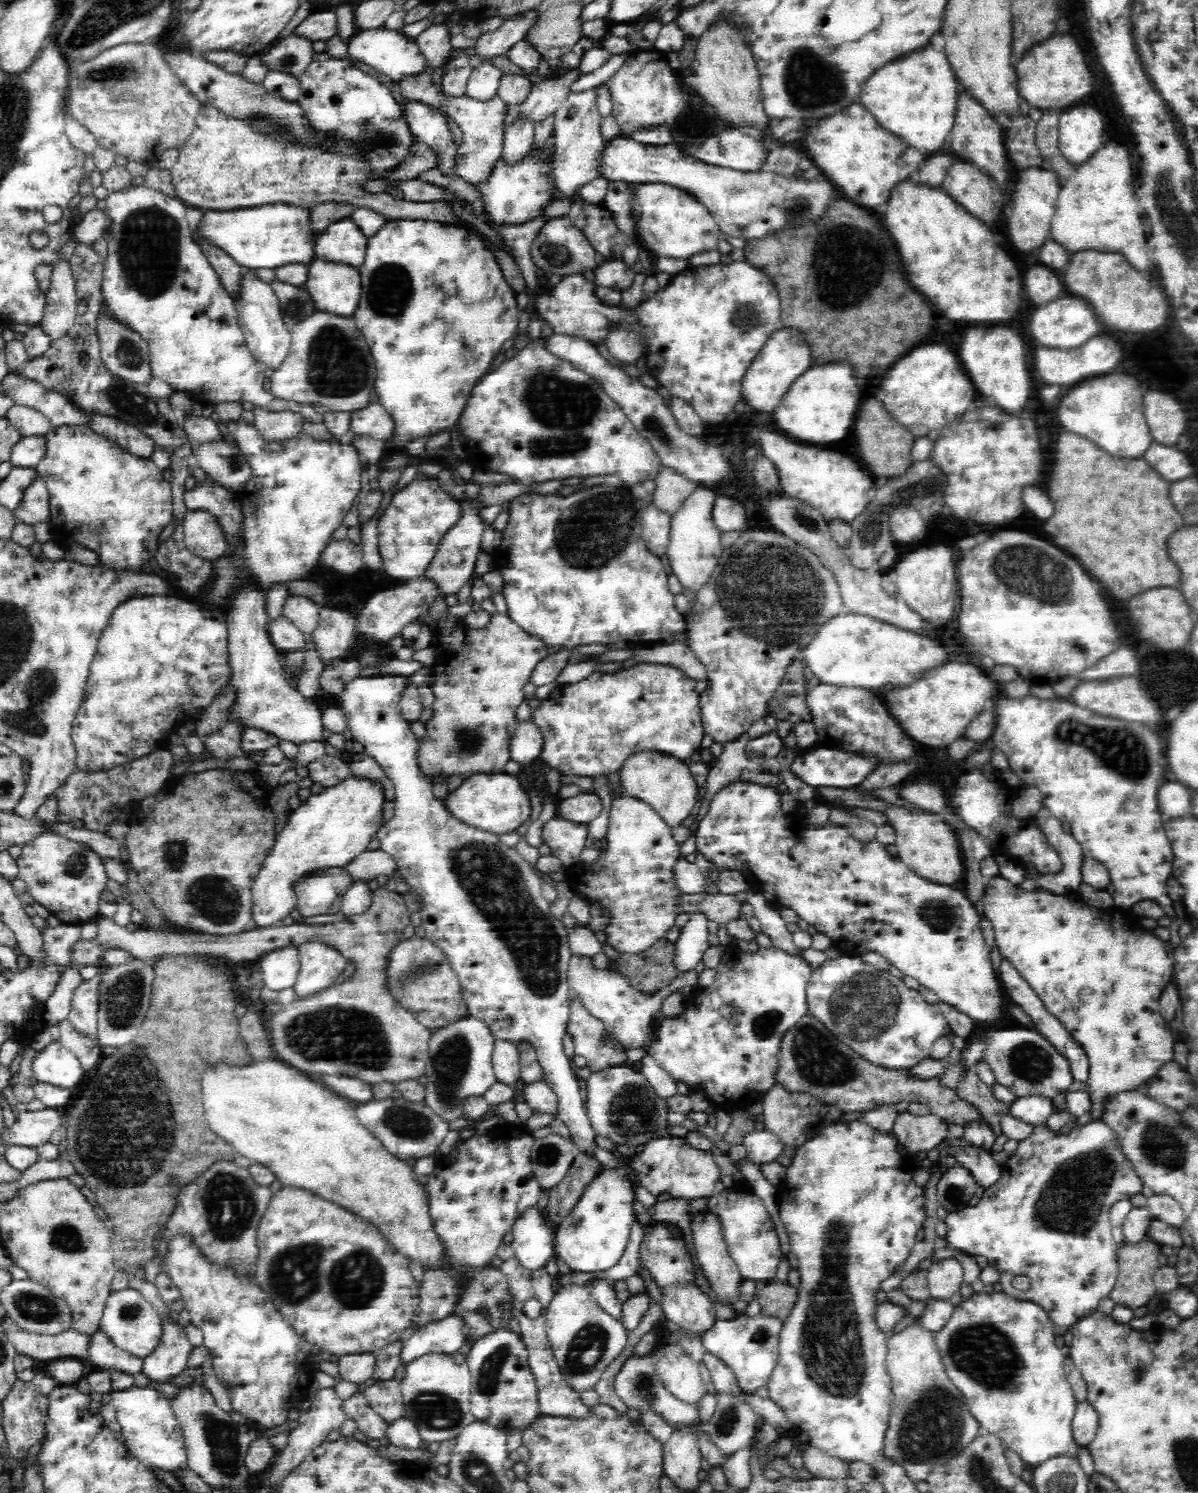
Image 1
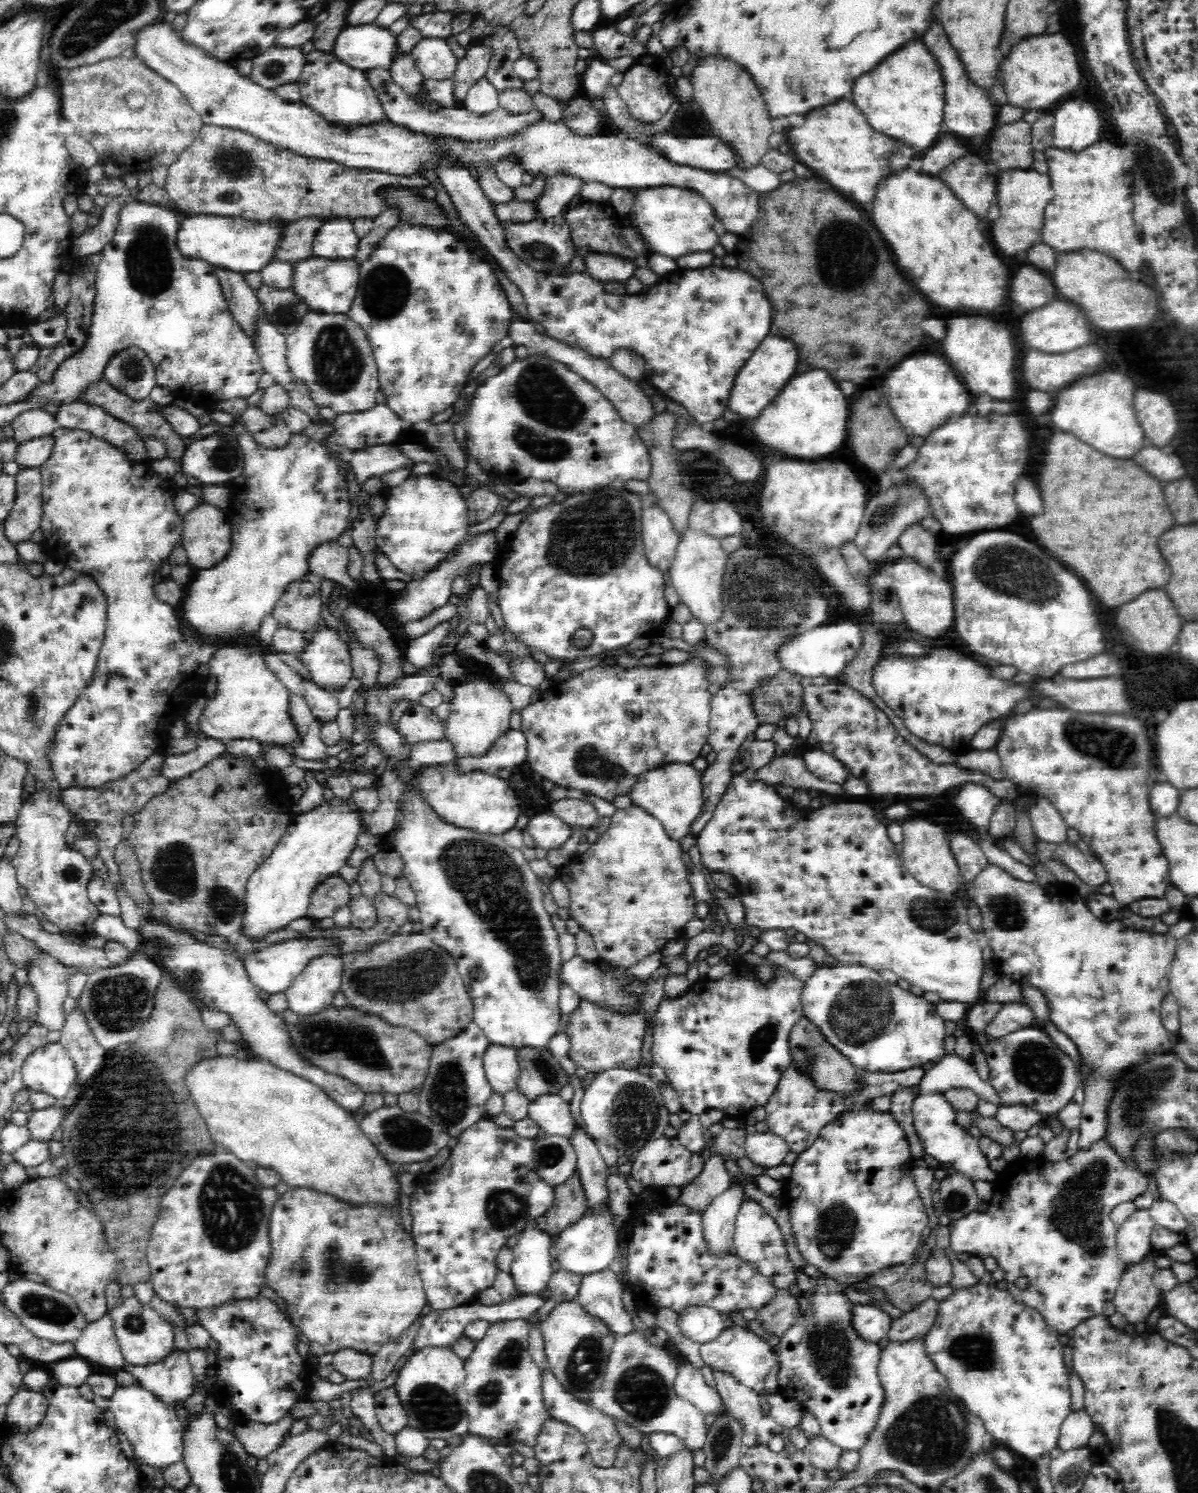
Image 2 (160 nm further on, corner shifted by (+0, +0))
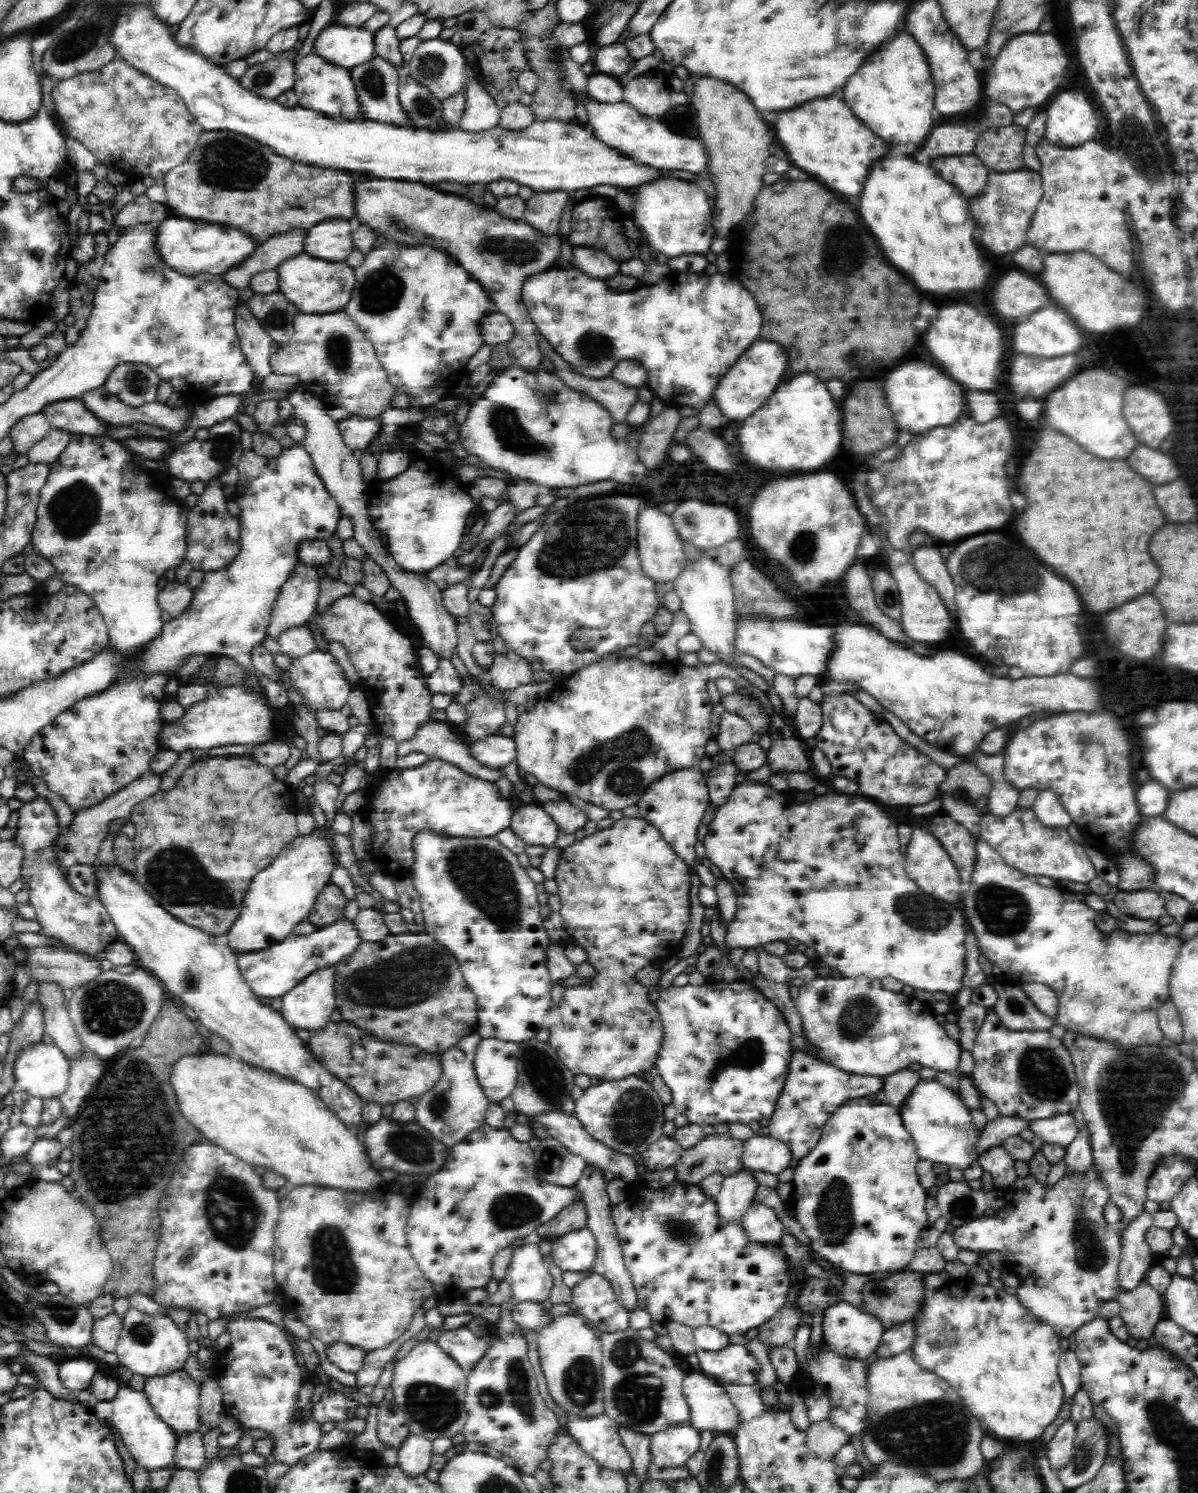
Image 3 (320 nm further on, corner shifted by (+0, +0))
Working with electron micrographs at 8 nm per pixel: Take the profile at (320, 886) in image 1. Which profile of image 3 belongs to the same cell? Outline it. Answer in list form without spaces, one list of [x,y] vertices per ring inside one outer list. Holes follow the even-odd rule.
[[[328,885],[316,898],[312,912],[307,922],[310,922],[316,930],[320,930],[336,923],[344,914],[347,906],[347,899],[340,888],[335,885]]]

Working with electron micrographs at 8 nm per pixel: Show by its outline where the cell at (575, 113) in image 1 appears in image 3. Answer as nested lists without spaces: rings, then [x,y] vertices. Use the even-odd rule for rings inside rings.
[[[564,191],[534,192],[531,198],[525,202],[526,210],[523,221],[532,225],[546,238],[559,234],[558,222],[562,218],[568,197],[569,193]]]

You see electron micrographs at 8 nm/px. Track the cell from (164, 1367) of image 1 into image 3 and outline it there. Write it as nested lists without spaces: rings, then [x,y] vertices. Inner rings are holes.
[[[179,1370],[174,1374],[164,1376],[148,1377],[145,1383],[144,1392],[151,1408],[174,1431],[176,1440],[182,1435],[199,1432],[201,1425],[199,1417],[201,1388],[196,1385],[196,1381],[185,1370]]]

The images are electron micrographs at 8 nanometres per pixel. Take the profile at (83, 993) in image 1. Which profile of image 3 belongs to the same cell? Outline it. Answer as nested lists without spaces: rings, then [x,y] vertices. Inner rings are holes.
[[[85,1049],[85,1053],[77,1059],[69,1062],[68,1084],[66,1090],[59,1096],[62,1103],[60,1120],[65,1122],[63,1128],[68,1128],[70,1124],[76,1122],[81,1106],[84,1106],[85,1098],[92,1094],[92,1087],[96,1086],[96,1081],[101,1077],[105,1068],[105,1062],[98,1059],[88,1049]]]

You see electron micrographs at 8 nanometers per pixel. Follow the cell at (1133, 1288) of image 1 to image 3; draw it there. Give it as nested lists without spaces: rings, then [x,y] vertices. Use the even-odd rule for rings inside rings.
[[[1142,1281],[1135,1289],[1118,1292],[1116,1299],[1129,1337],[1136,1341],[1151,1339],[1156,1324],[1166,1315],[1163,1295]]]

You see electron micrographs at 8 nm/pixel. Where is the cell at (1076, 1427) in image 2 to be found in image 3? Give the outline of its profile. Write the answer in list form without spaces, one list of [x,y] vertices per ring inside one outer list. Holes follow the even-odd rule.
[[[1066,1419],[1056,1430],[1050,1442],[1047,1444],[1048,1461],[1054,1473],[1060,1474],[1068,1463],[1071,1463],[1074,1457],[1074,1434],[1076,1434],[1076,1425]]]

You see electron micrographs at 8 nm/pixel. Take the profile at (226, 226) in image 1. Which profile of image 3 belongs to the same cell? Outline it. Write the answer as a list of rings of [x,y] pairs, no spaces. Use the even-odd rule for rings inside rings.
[[[171,215],[156,226],[155,246],[160,261],[182,274],[210,273],[222,275],[254,252],[256,241],[240,229],[218,223],[204,223]]]

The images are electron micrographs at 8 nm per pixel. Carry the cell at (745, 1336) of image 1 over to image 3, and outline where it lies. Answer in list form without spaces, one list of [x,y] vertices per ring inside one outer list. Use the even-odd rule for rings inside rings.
[[[729,1344],[716,1352],[697,1349],[696,1356],[700,1362],[698,1372],[722,1386],[751,1386],[759,1375],[759,1366],[744,1345]]]

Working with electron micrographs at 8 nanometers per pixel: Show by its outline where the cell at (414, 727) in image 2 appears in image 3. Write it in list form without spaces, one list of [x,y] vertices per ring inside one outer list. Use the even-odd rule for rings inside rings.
[[[436,720],[421,726],[411,741],[401,742],[397,746],[397,756],[406,756],[414,751],[424,752],[430,759],[452,763],[472,777],[491,783],[504,776],[503,769],[488,768],[471,756],[469,746],[460,740],[453,725],[447,722]]]

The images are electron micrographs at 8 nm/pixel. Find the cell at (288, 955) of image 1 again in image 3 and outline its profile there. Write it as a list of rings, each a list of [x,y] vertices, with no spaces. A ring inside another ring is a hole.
[[[345,918],[309,935],[290,935],[282,942],[261,951],[237,954],[244,982],[260,998],[282,998],[304,978],[324,967],[334,968],[340,959],[352,954],[362,942],[354,922]]]

